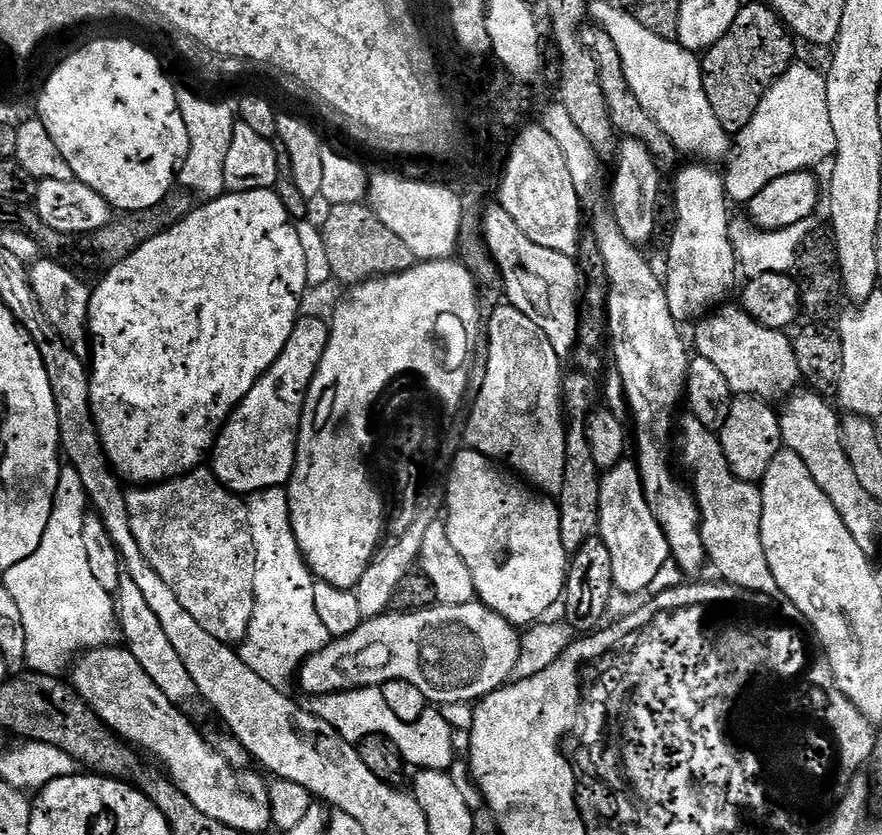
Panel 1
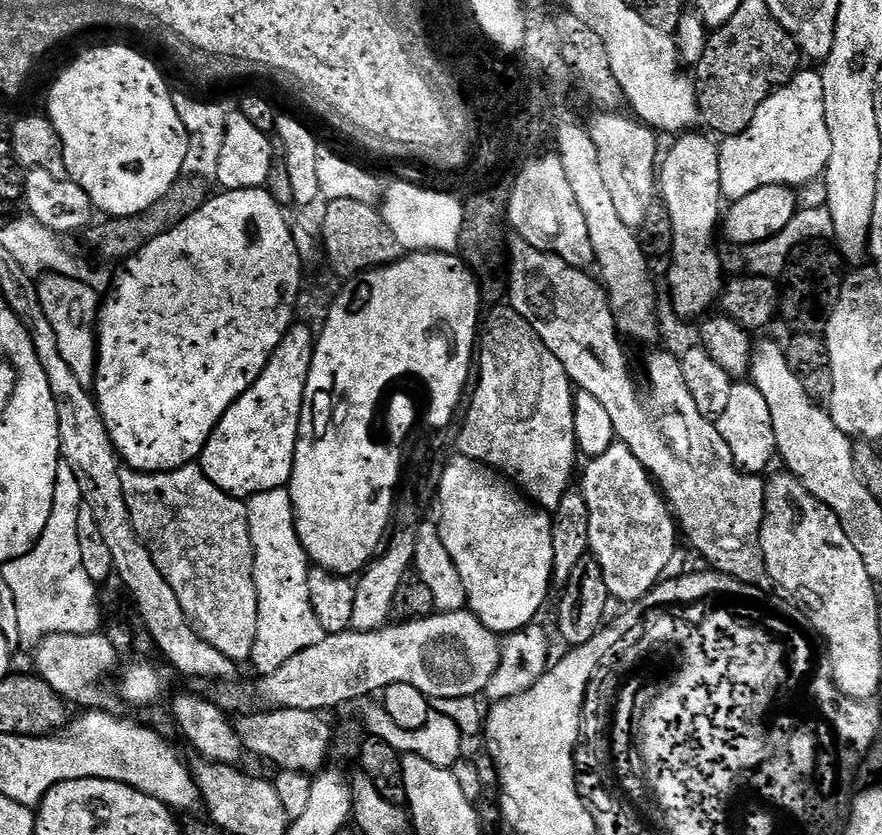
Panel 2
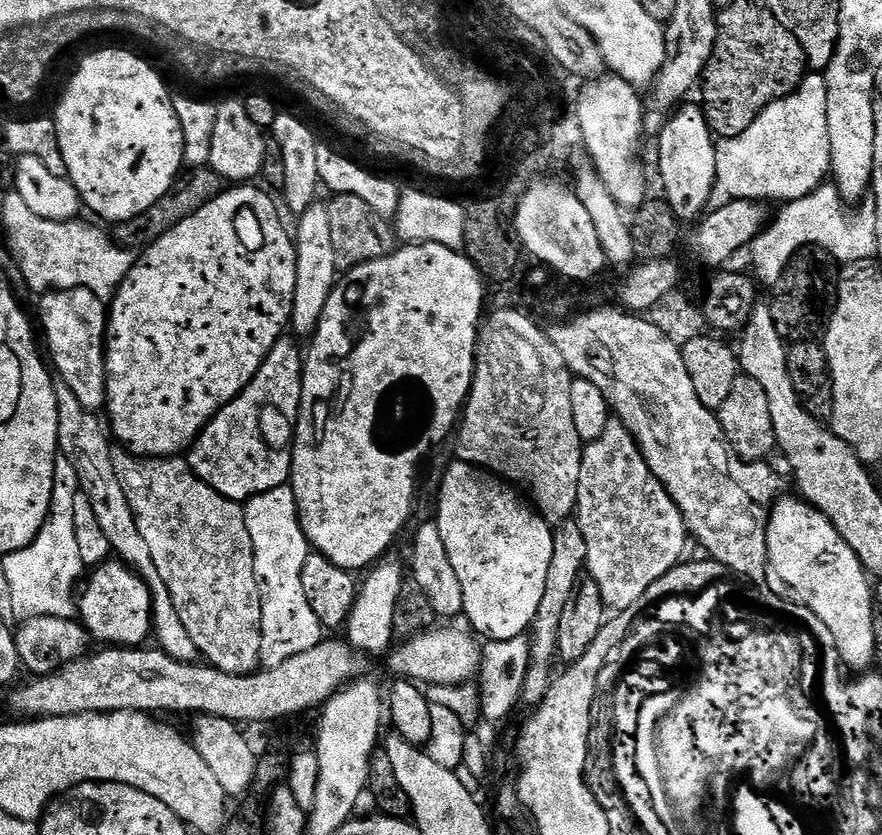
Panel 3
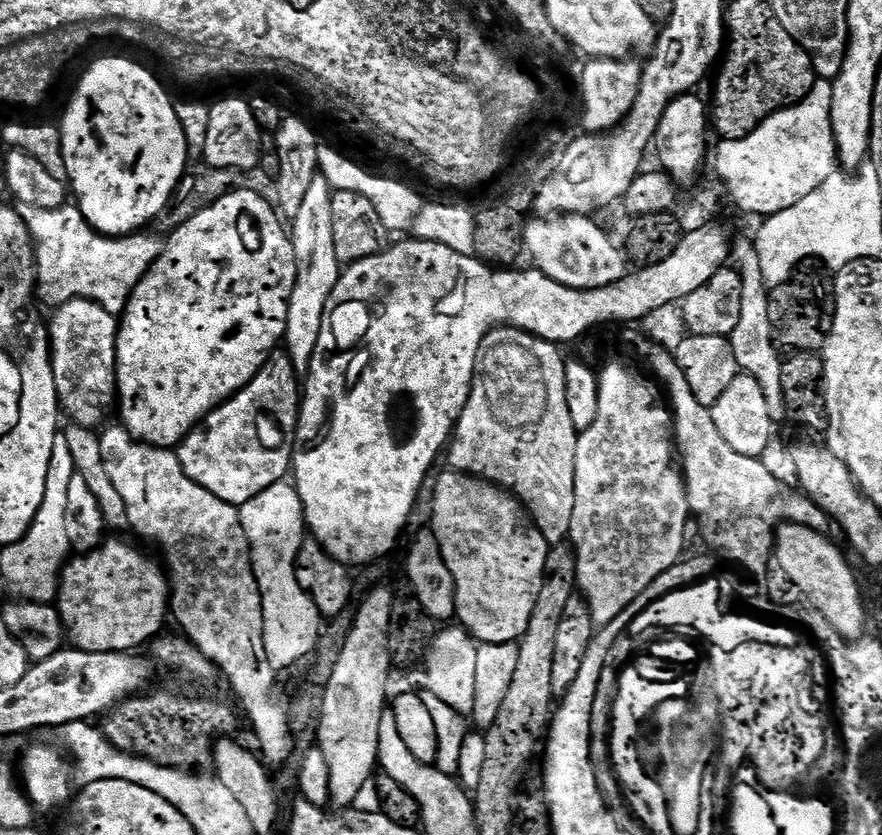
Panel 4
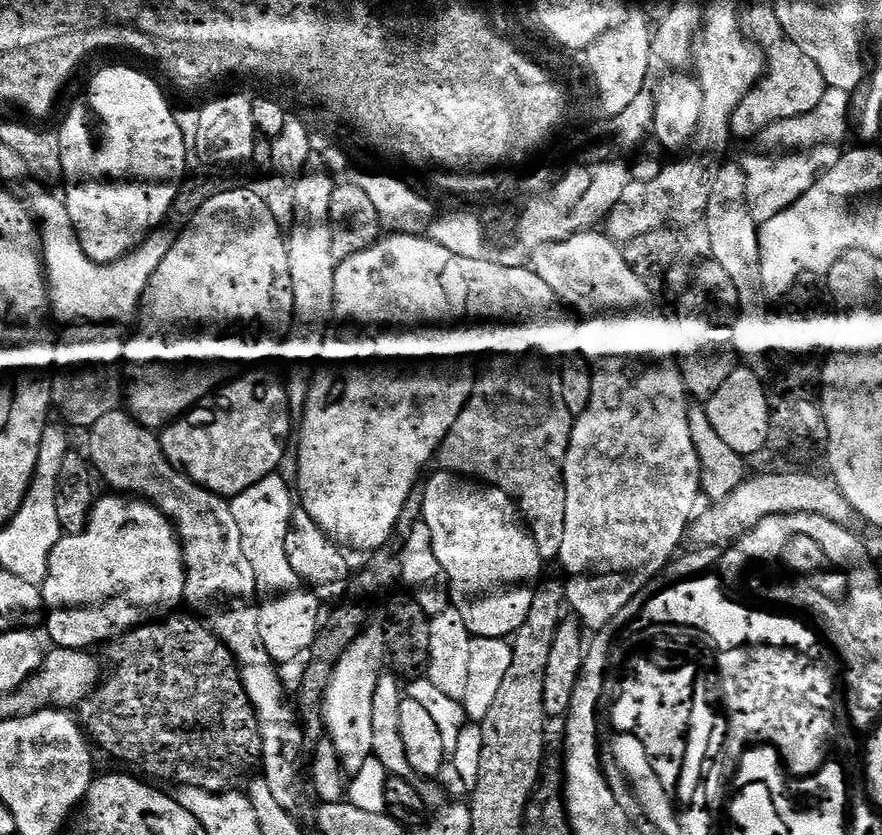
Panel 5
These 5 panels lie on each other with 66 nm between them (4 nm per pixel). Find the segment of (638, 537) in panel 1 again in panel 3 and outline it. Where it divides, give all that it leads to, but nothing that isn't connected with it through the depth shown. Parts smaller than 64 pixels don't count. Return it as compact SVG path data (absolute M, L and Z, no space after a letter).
M619 422L609 423L600 438L584 445L574 519L586 538L587 575L598 582L609 609L621 612L634 606L662 574L679 564L686 535L682 514L644 461L636 439Z

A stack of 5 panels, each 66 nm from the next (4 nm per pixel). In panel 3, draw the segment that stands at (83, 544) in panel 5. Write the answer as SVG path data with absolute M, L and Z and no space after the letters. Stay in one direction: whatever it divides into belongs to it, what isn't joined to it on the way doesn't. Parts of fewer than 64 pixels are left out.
M112 558L107 562L93 567L87 577L88 585L83 585L78 596L78 619L84 625L85 631L93 641L101 640L104 646L140 646L144 640L153 635L152 630L152 595L148 590L148 584L137 576L127 564L119 559Z

